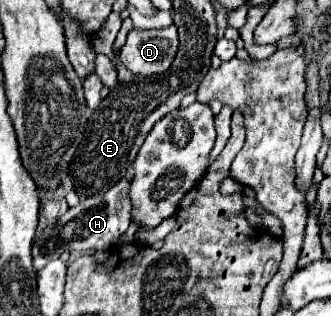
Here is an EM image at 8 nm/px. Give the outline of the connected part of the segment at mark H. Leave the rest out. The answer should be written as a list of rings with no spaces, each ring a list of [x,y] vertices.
[[[120,179],[114,187],[110,187],[106,193],[86,197],[76,207],[70,207],[54,225],[48,225],[32,245],[32,263],[34,271],[40,271],[48,261],[58,259],[64,251],[98,251],[98,249],[112,249],[118,241],[118,237],[128,229],[130,225],[130,199],[128,199],[130,183],[128,179]]]

